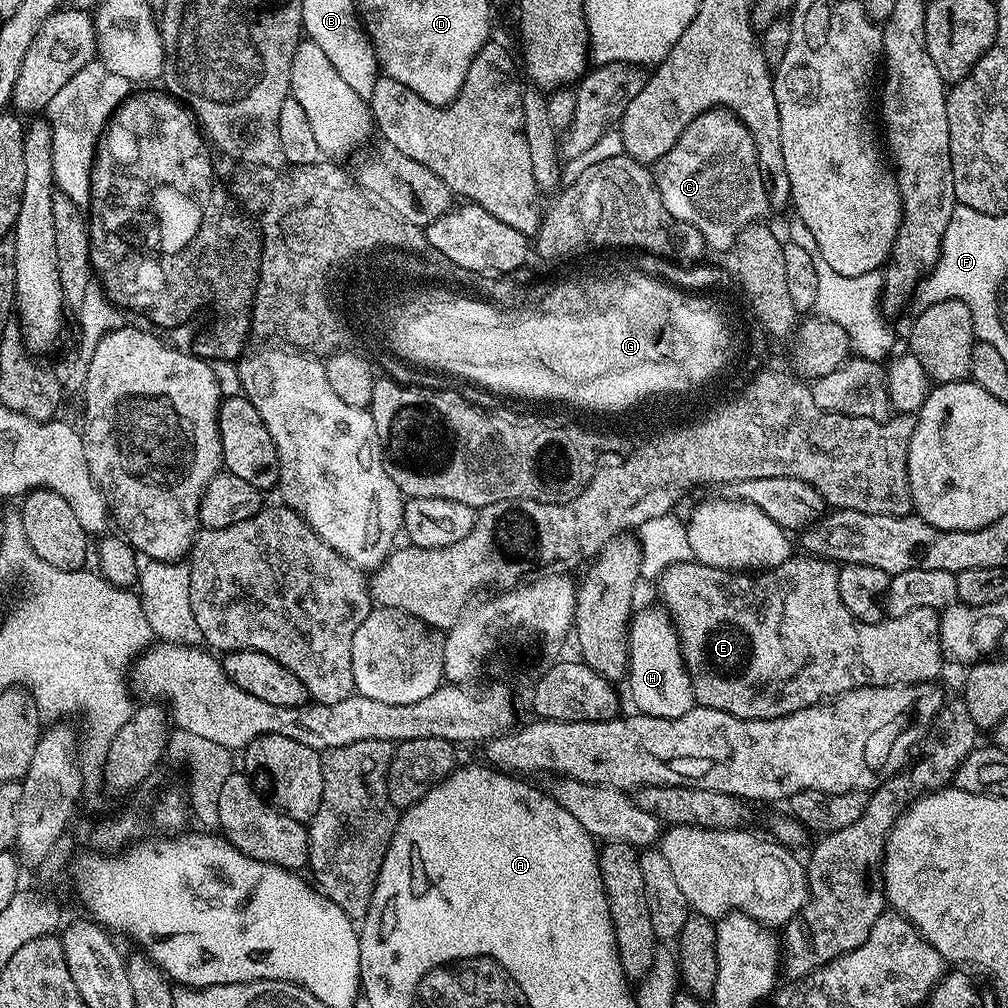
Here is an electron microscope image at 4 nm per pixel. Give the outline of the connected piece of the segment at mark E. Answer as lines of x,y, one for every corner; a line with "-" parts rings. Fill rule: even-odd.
699,562
669,564
658,580
663,607
678,633
682,652
684,648
683,659
692,660
690,683
695,703
744,720
783,716
838,692
867,688
872,684
874,664
886,662
876,672
890,674
904,654
898,646
878,640
882,630
874,630
874,622
855,620
842,600
832,606
778,602
778,610
772,612
738,612
726,608
725,569
-
744,632
750,634
750,646
744,646

